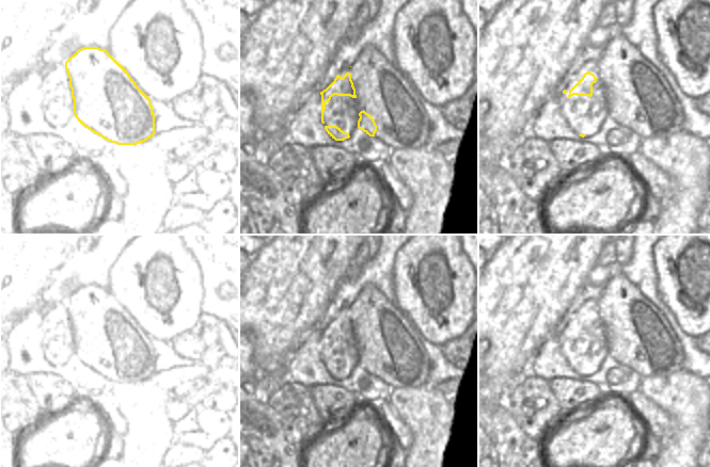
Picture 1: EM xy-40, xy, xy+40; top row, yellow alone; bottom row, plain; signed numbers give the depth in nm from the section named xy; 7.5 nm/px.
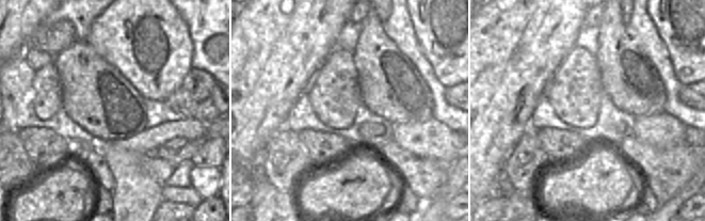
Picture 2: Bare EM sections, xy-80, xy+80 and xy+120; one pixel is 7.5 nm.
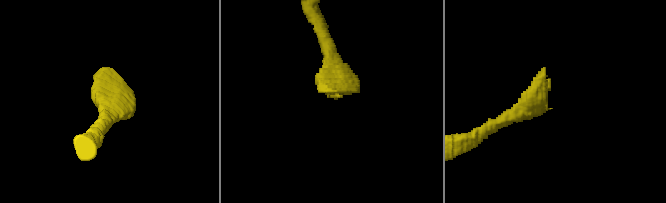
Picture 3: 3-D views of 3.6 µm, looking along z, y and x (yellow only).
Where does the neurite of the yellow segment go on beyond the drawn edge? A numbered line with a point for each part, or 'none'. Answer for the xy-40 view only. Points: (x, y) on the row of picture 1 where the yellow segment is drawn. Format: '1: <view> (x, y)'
none

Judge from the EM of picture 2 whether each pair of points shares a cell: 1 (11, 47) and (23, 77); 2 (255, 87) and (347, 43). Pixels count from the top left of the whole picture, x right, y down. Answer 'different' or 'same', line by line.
1: different
2: different

